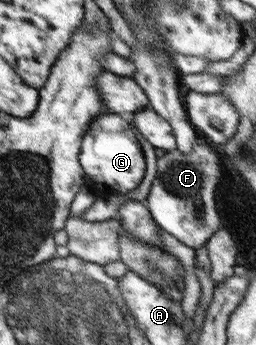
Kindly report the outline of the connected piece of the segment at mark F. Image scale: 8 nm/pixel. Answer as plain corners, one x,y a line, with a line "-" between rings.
198,136
190,154
180,154
175,148
157,160
157,172
145,201
160,229
178,242
197,249
221,227
214,210
214,188
222,178
222,164
218,154

